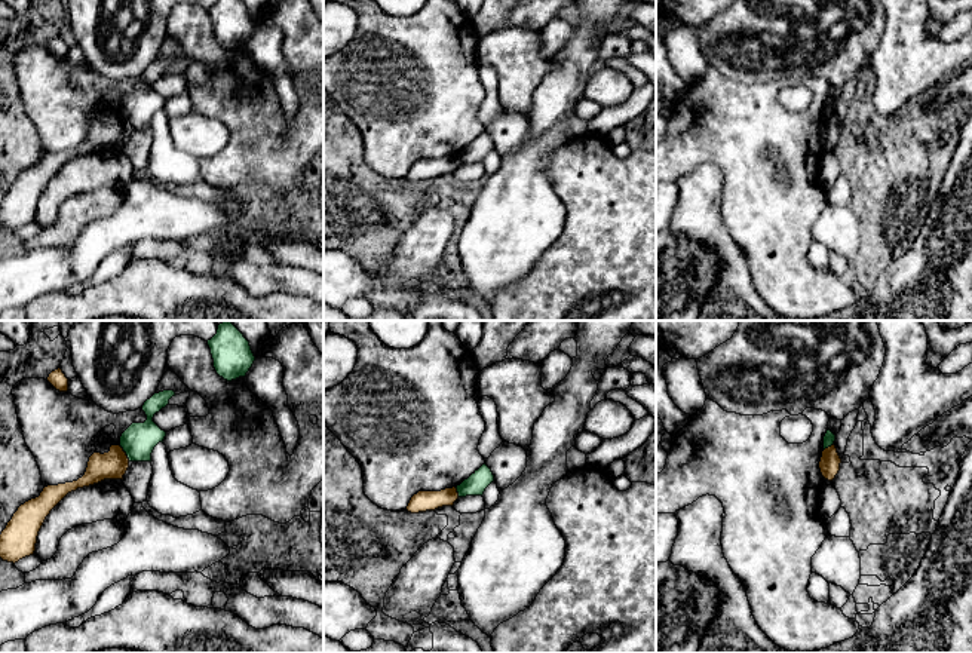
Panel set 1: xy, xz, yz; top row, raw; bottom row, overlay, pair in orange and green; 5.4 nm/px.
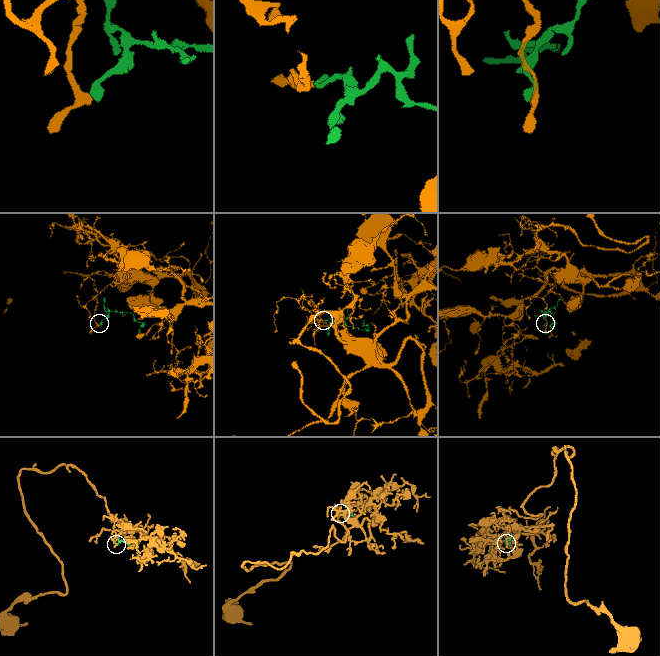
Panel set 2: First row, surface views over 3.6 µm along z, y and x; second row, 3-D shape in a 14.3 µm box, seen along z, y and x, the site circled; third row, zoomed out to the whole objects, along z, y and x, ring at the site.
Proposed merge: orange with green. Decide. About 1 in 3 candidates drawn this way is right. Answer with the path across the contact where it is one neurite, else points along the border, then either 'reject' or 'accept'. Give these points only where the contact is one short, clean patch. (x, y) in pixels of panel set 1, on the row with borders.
border along xy (119, 445), (129, 460); reject

